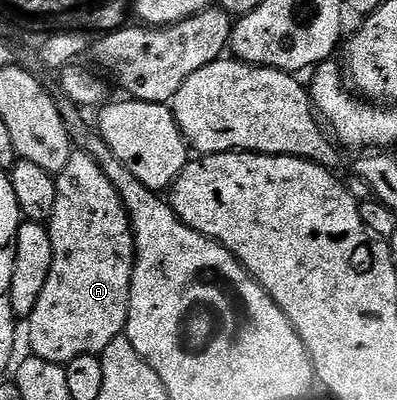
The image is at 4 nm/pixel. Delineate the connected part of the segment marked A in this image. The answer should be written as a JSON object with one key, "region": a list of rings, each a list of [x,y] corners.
{"region":[[[74,151],[67,159],[67,167],[56,174],[57,194],[55,211],[47,223],[51,235],[51,275],[39,294],[35,311],[27,318],[29,345],[32,356],[47,360],[48,363],[66,366],[79,355],[100,355],[116,337],[125,332],[131,295],[131,275],[135,259],[135,239],[129,216],[119,191],[103,175],[99,163],[91,155]]]}

